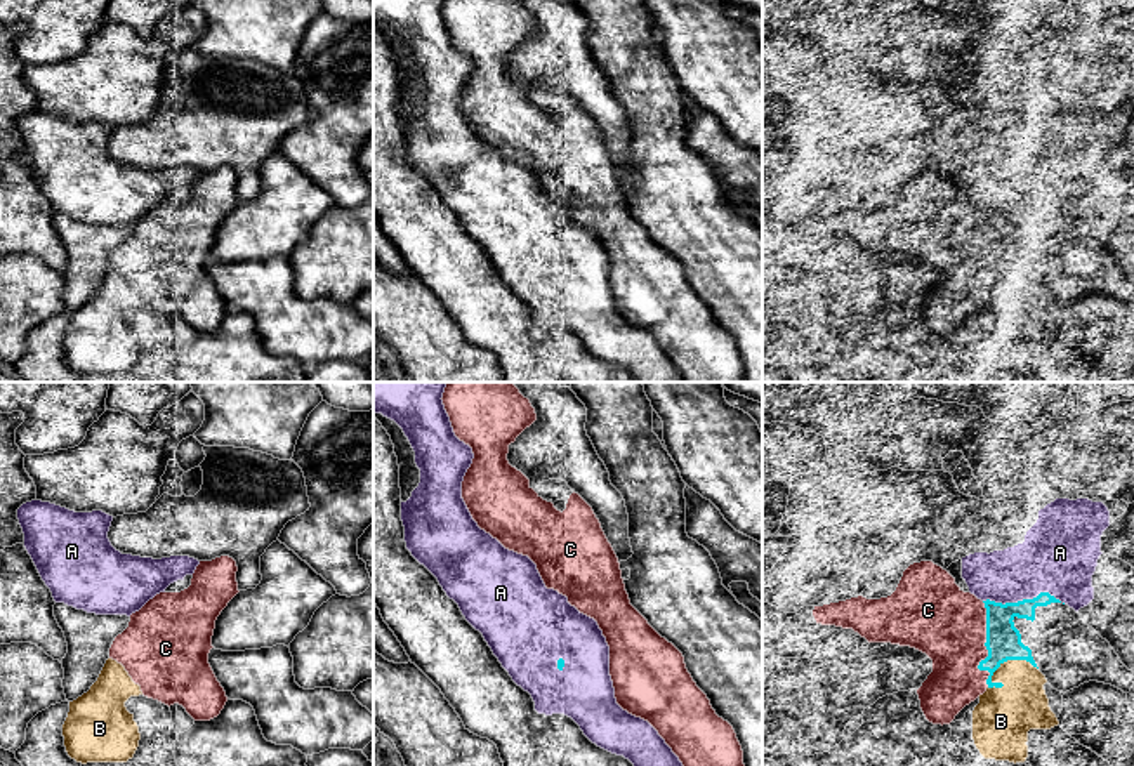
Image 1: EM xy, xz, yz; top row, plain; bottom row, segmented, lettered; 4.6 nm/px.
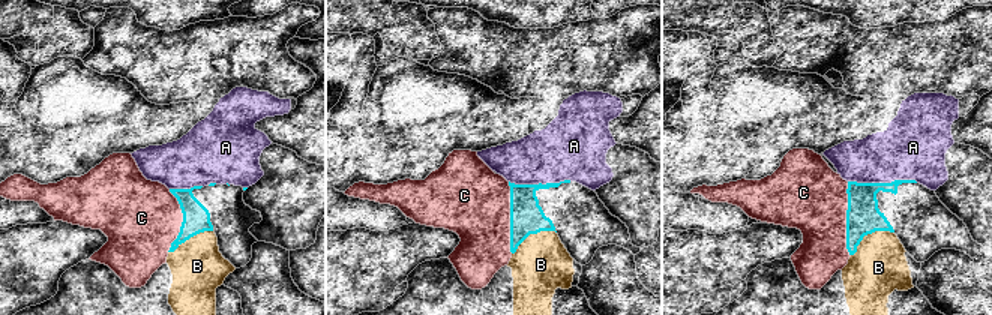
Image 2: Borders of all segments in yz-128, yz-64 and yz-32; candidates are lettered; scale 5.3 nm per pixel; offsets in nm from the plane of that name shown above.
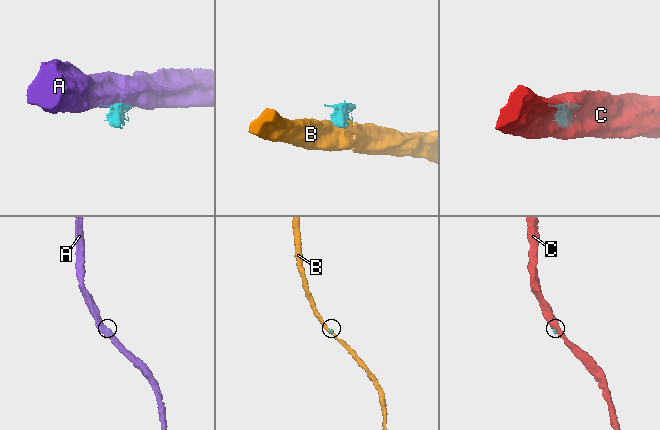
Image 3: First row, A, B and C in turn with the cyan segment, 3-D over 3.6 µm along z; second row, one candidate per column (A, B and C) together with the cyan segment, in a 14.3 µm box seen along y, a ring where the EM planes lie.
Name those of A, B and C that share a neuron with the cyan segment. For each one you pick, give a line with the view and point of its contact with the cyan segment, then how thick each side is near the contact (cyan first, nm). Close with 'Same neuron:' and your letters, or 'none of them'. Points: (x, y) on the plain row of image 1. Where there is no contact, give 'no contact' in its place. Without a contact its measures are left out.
C: contact yz (985, 256); calibres 160 and 340 nm
Same neuron: C

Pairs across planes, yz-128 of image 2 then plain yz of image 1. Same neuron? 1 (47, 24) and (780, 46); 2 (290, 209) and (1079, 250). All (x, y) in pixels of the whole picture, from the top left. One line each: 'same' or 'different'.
1: different
2: different

